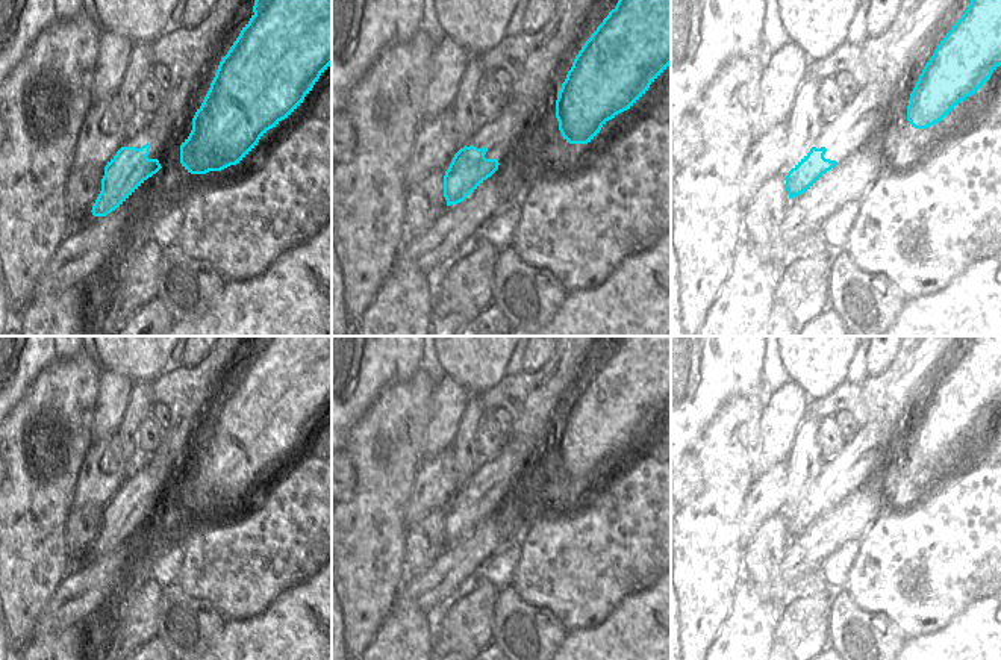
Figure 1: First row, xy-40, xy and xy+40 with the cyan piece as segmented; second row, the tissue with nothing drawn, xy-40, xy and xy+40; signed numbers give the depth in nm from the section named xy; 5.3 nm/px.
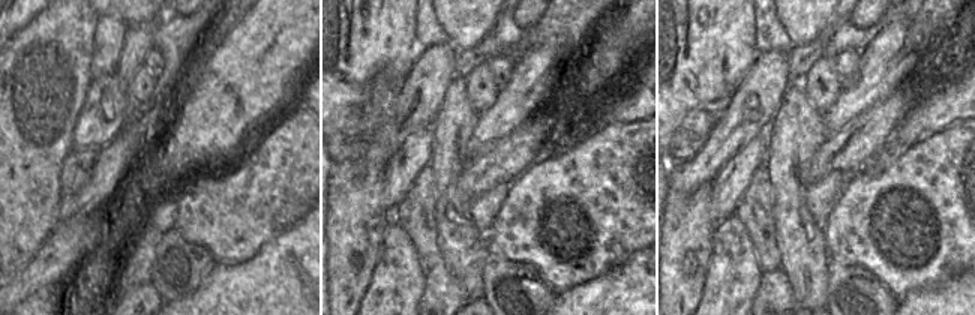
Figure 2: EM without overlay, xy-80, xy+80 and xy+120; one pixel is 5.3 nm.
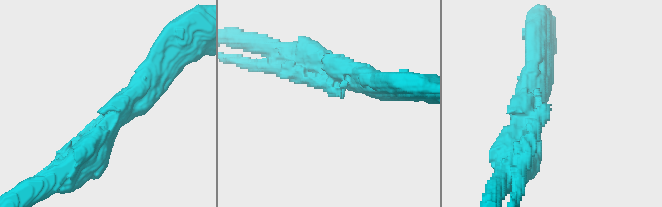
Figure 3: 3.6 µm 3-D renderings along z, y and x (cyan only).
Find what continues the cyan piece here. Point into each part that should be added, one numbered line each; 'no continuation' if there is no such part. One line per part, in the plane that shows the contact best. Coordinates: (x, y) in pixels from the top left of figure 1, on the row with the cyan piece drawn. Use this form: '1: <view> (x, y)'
1: xy-40 (193, 70)

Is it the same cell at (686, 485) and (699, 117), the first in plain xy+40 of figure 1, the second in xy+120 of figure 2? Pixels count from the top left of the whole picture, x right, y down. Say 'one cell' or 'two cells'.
one cell

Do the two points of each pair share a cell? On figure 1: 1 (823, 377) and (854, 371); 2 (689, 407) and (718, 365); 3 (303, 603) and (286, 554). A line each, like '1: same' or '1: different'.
1: different
2: same
3: different

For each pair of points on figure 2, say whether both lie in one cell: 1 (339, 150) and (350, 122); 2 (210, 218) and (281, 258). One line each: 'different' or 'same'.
1: same
2: different

